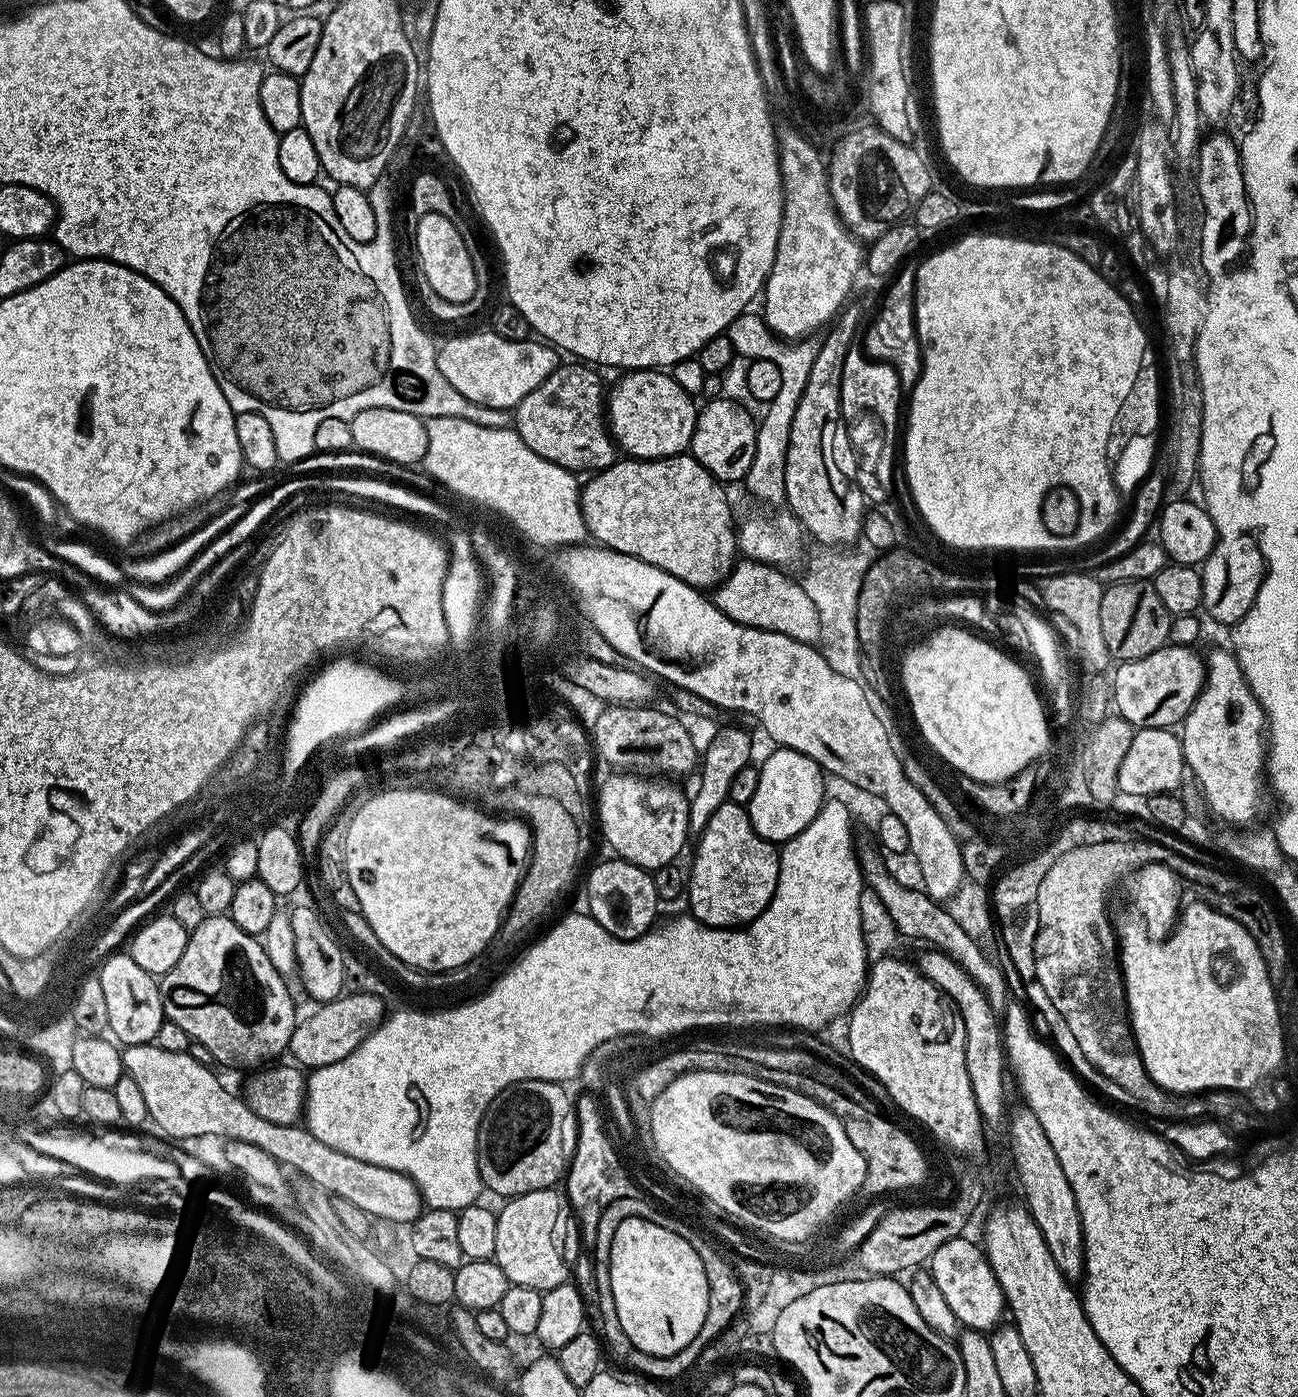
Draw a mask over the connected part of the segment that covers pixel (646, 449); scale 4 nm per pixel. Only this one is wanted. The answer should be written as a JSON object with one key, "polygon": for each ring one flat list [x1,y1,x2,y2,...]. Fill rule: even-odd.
{"polygon":[[628,370,606,396,608,430,625,457,661,460,681,455,691,445,698,404,675,378,664,370]]}

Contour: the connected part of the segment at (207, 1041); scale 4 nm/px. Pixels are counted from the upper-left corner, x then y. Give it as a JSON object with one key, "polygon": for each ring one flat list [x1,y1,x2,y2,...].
{"polygon":[[227,914,205,916,202,926,188,934,182,958,178,958,174,967,158,980,160,1001,167,1019,178,1022,188,1037,195,1043,197,1040,218,1063,249,1070,265,1062,275,1061,275,1056,287,1049,292,1031,297,1026,296,1004,292,1001,287,982,270,962,263,943,257,937,246,934,246,930,241,930]]}

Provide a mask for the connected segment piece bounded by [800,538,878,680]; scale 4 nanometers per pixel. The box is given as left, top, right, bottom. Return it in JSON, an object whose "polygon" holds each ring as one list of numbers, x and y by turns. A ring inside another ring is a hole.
{"polygon":[[862,538,857,541,856,548,836,551,840,552,826,552,822,556,814,557,800,581,819,612,820,649,826,662,843,677,860,680,862,674,857,636,858,593,866,570,876,560,878,549]]}

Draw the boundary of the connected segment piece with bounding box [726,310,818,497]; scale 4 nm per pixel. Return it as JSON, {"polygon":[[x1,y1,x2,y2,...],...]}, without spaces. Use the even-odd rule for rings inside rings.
{"polygon":[[745,310,744,313,729,326,726,335,734,342,741,357,748,356,749,361,769,360,778,366,782,374,782,386,778,394,763,409,756,429,756,449,754,462,750,462,750,470,746,477,747,491,756,496,777,496,784,491,786,478,786,450,790,442,790,426,794,422,794,410,798,410,798,402,802,398,802,390,806,390,806,378,810,378,810,366,814,366,814,358,818,347,817,341,805,338,795,342,785,342,776,333,771,332,764,323,763,315]]}

